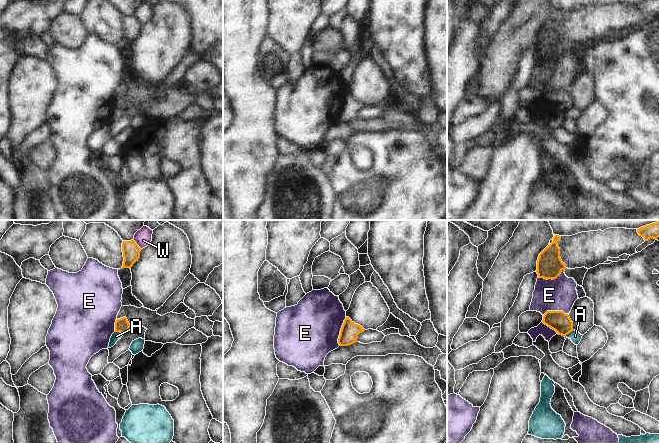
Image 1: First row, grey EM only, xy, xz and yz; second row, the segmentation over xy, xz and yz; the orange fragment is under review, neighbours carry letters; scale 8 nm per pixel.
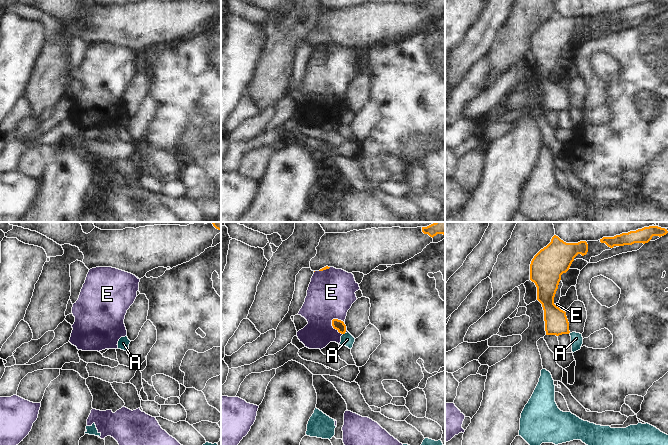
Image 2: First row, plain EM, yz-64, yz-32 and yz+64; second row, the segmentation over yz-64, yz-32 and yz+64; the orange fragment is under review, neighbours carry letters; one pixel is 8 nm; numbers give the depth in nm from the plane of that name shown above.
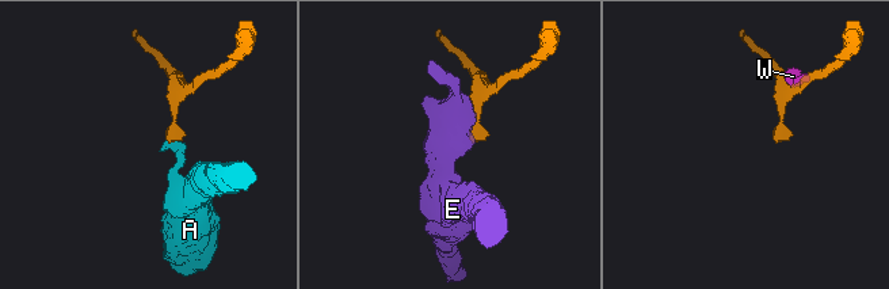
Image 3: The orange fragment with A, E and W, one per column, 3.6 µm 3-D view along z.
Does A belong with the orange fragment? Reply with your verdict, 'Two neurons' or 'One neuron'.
Two neurons.

